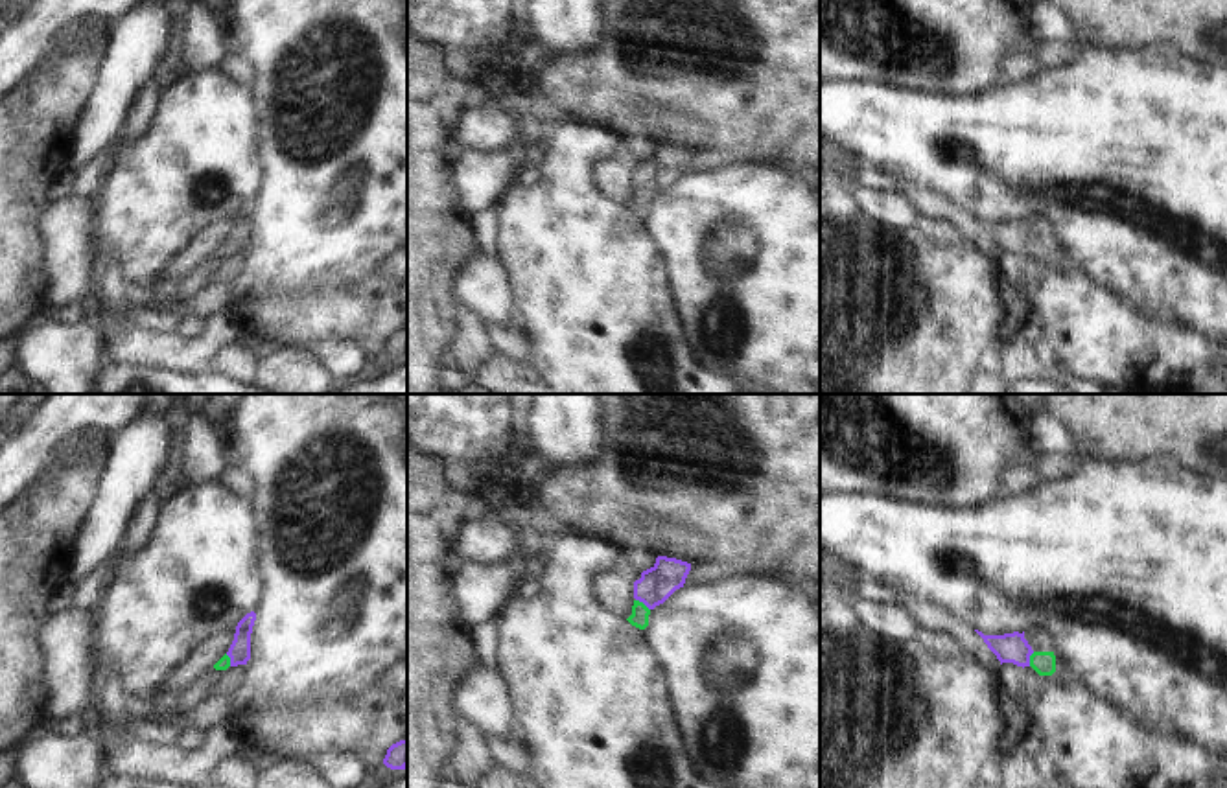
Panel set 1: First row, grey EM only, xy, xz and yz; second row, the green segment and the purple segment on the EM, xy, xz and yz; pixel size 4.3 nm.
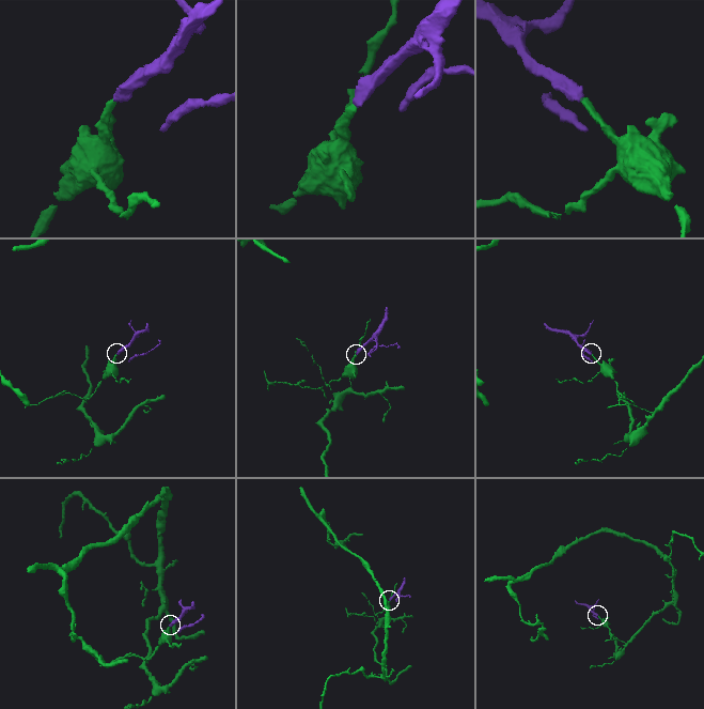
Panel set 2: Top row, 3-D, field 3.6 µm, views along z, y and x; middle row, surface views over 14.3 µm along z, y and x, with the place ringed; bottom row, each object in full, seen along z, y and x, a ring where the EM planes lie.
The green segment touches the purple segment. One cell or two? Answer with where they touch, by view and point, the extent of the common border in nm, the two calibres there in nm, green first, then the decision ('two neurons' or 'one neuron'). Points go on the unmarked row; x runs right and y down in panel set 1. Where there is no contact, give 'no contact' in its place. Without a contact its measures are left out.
meets green in xz at (643, 192); contact 80 nm long; 80 nm thick on the green side, 160 nm on the other; one neuron

